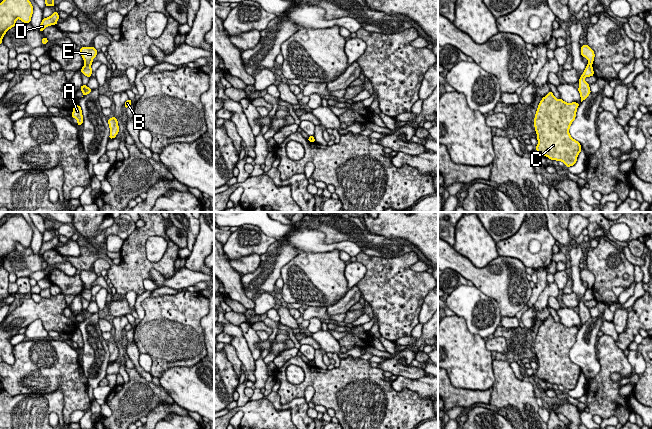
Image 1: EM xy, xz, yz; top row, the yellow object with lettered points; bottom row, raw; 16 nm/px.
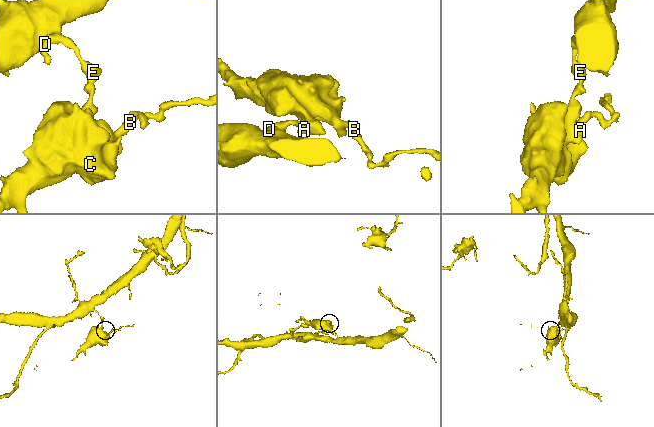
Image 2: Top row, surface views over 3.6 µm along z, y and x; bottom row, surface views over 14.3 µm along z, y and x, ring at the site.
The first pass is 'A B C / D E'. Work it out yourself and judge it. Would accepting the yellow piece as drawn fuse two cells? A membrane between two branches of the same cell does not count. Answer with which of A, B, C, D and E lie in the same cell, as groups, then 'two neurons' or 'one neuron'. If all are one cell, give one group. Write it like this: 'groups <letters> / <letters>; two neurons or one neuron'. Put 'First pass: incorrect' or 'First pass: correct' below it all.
groups A B C / D E; two neurons
First pass: correct

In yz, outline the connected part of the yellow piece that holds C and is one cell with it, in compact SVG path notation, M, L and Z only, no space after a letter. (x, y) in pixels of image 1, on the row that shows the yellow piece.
M551 91L542 98L534 118L539 155L562 161L566 167L576 163L581 145L570 136L569 128L575 120L578 106L576 102L556 99Z

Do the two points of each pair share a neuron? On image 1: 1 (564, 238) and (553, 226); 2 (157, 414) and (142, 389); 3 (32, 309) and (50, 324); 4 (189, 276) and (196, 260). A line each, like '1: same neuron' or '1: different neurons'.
1: same neuron
2: different neurons
3: same neuron
4: different neurons

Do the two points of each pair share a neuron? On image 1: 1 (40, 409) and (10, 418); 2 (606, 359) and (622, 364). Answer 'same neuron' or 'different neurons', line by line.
1: same neuron
2: same neuron

